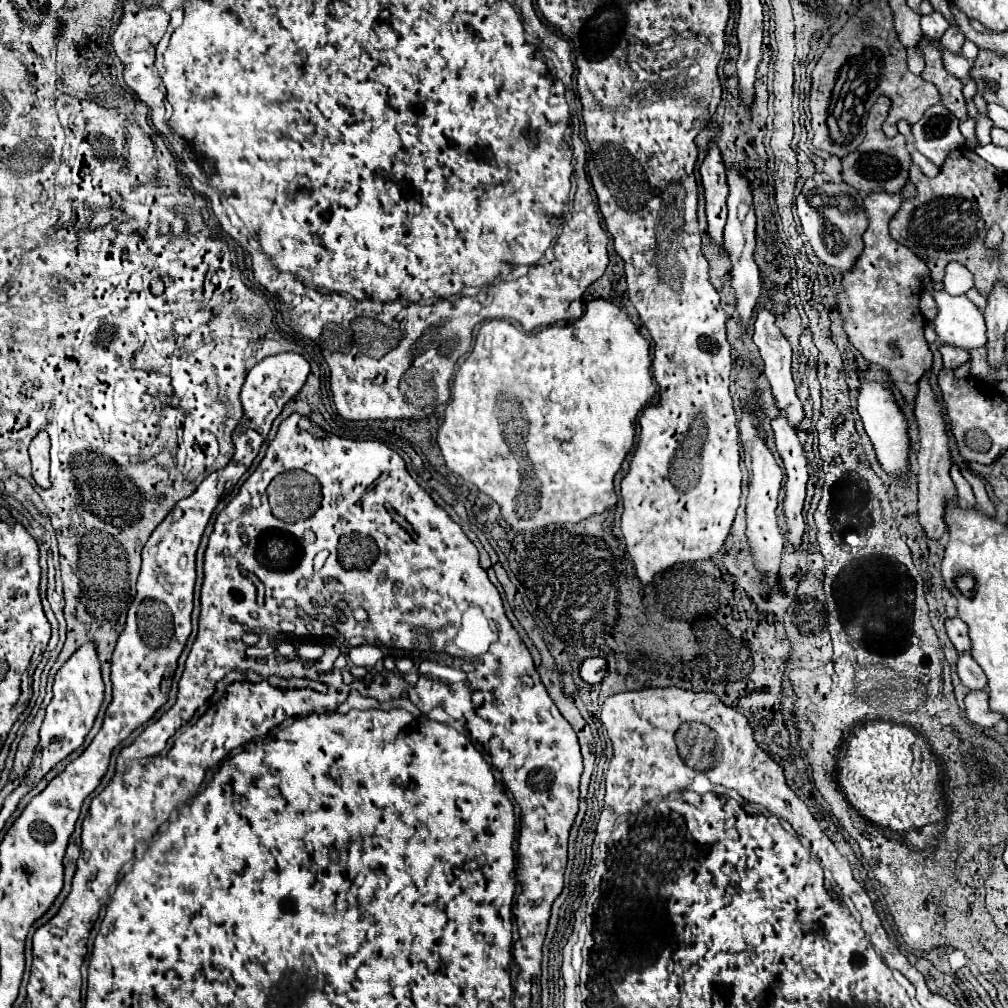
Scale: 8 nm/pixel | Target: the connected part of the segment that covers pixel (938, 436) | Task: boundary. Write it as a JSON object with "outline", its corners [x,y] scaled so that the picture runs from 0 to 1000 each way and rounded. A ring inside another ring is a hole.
{"outline":[[[919,368],[913,378],[911,378],[911,394],[909,394],[909,404],[907,404],[907,414],[911,420],[911,428],[913,428],[913,441],[909,447],[909,457],[911,457],[911,519],[915,521],[915,525],[919,527],[921,535],[935,535],[937,531],[937,501],[938,501],[938,493],[944,495],[944,491],[948,491],[948,483],[940,471],[942,467],[942,445],[940,445],[940,430],[938,430],[938,420],[933,408],[933,400],[931,400],[931,392],[925,388],[923,380],[921,380],[921,372],[923,368]]]}

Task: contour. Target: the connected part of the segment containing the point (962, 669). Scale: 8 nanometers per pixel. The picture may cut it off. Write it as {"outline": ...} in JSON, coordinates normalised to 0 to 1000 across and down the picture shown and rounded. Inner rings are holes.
{"outline":[[[952,648],[952,652],[950,652],[950,670],[952,670],[952,676],[960,684],[964,684],[964,686],[966,684],[978,684],[978,668],[964,654],[962,648]]]}

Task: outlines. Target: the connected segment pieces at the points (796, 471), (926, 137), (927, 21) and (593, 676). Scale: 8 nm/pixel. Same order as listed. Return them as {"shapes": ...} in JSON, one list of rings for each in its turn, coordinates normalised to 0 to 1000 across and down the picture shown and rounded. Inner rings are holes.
{"shapes":[[[[772,412],[764,418],[770,445],[778,457],[780,467],[780,493],[778,493],[778,511],[782,519],[782,531],[780,535],[794,545],[796,529],[798,529],[798,513],[796,513],[796,501],[800,493],[800,479],[802,479],[802,455],[798,451],[798,445],[794,441],[794,436],[790,432],[790,426],[782,422],[782,416]]],[[[935,102],[925,104],[917,116],[905,124],[907,146],[935,166],[940,152],[956,144],[950,122],[952,120]]],[[[927,11],[923,15],[915,15],[913,25],[915,25],[917,37],[919,39],[925,39],[925,41],[933,39],[937,35],[937,31],[942,27],[942,23],[937,19],[937,15],[933,11]]],[[[589,652],[589,654],[581,654],[575,662],[575,670],[581,678],[591,680],[597,678],[599,670],[601,670],[601,656],[597,652]]]]}

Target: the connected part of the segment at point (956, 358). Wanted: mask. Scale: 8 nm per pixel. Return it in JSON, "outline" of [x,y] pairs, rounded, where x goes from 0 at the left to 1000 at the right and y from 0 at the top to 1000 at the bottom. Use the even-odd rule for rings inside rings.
{"outline":[[[935,342],[933,344],[933,350],[937,354],[937,364],[938,366],[948,366],[948,364],[956,362],[962,356],[962,350],[960,348],[950,346],[950,344],[944,344],[944,342]]]}

